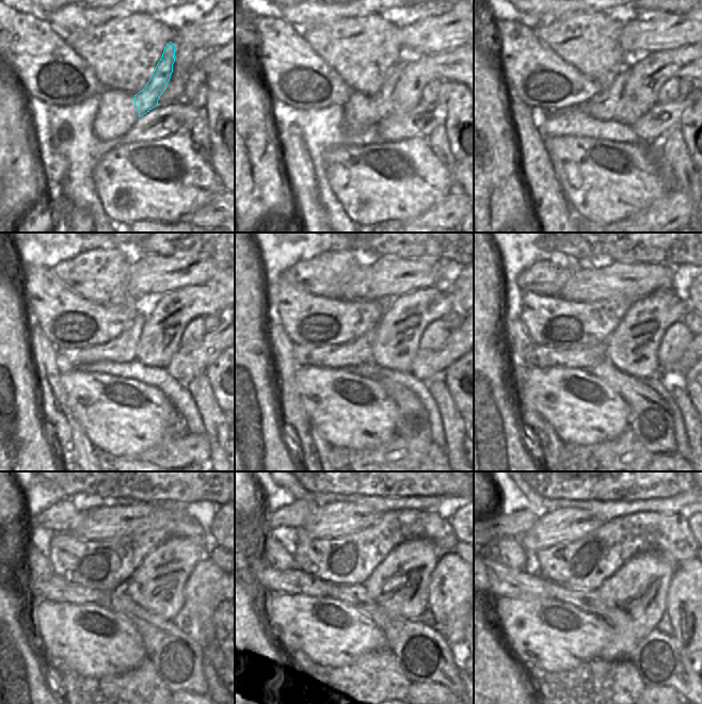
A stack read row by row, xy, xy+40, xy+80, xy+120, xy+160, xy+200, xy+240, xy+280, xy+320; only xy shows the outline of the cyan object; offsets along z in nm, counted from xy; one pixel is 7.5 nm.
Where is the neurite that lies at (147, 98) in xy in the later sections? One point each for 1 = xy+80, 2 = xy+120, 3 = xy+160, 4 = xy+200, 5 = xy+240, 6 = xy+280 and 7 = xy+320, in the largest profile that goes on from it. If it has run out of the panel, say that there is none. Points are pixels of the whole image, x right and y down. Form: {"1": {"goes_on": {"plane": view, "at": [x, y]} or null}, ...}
{"1": {"goes_on": {"plane": "xy+80", "at": [601, 107]}}, "2": {"goes_on": {"plane": "xy+120", "at": [123, 349]}}, "3": {"goes_on": {"plane": "xy+160", "at": [357, 352]}}, "4": {"goes_on": {"plane": "xy+200", "at": [538, 355]}}, "5": {"goes_on": {"plane": "xy+240", "at": [57, 589]}}, "6": {"goes_on": {"plane": "xy+280", "at": [259, 579]}}, "7": {"goes_on": {"plane": "xy+320", "at": [495, 578]}}}

